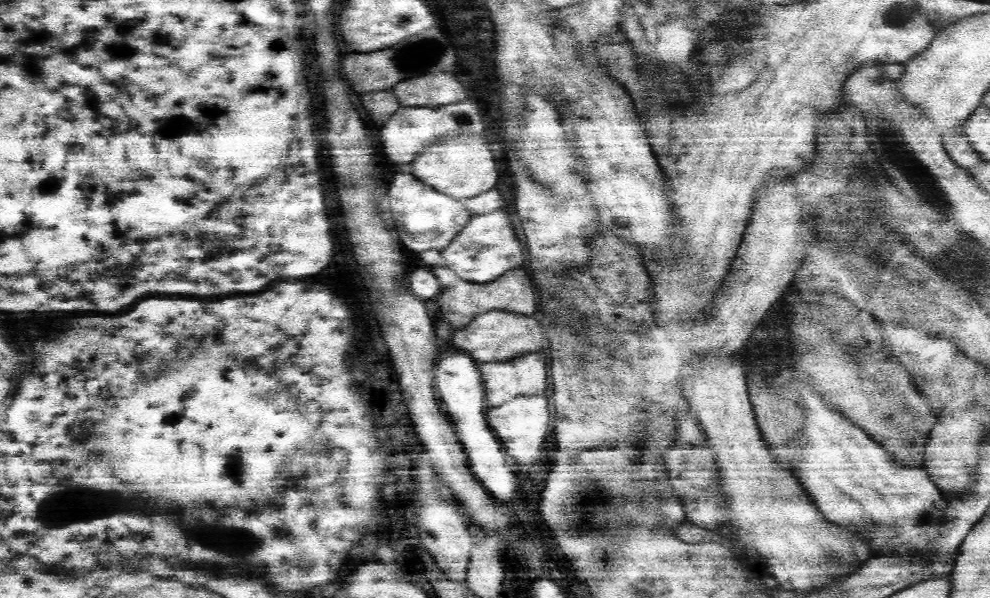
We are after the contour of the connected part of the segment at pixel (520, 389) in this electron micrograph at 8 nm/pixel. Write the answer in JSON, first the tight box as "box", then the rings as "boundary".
{"box":[480,353,548,407],"boundary":[[[540,353],[516,358],[514,362],[480,364],[486,387],[485,402],[497,407],[517,396],[544,394],[548,386],[546,356]]]}

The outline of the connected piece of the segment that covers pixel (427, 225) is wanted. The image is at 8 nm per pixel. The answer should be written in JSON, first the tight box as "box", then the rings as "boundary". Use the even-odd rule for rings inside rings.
{"box":[387,174,470,232],"boundary":[[[396,174],[392,178],[390,190],[387,197],[389,198],[391,213],[393,218],[400,220],[404,226],[404,230],[408,232],[430,232],[430,230],[446,230],[448,228],[456,228],[462,230],[466,226],[466,222],[470,220],[470,213],[464,210],[464,206],[452,198],[448,198],[446,194],[434,188],[428,188],[425,182],[416,180],[412,174]]]}

